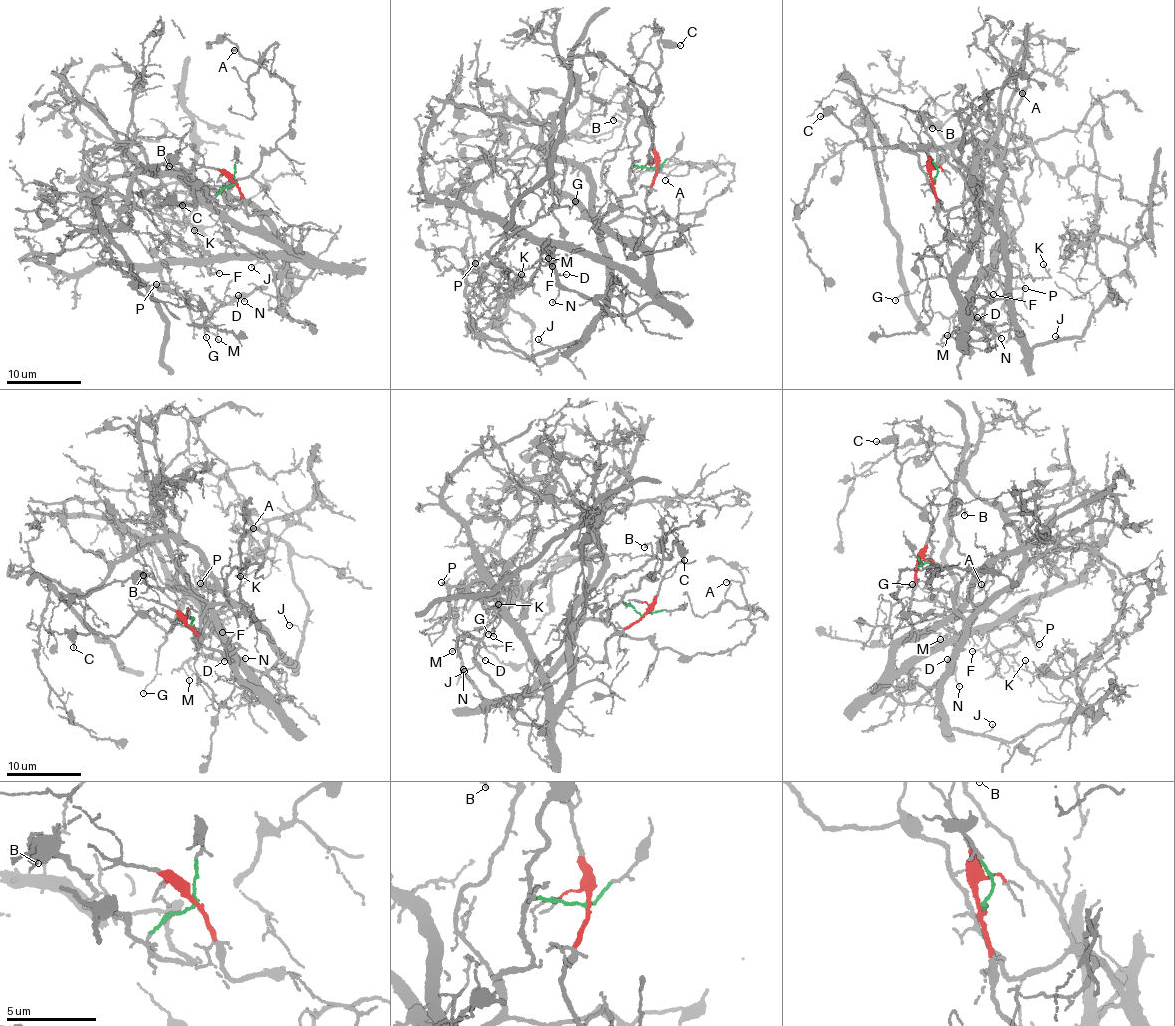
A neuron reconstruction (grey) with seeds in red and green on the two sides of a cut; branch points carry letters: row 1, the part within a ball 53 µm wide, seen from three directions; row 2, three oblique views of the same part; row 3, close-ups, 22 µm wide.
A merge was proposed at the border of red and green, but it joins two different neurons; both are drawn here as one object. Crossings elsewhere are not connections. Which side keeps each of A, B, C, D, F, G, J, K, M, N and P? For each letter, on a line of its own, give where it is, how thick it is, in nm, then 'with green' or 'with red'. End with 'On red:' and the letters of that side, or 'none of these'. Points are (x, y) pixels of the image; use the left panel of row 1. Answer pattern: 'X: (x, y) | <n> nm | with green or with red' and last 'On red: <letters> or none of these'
A: (234, 50) | 100 nm | with green
B: (169, 166) | 150 nm | with green
C: (182, 205) | 240 nm | with green
D: (238, 295) | 90 nm | with red
F: (219, 273) | 120 nm | with red
G: (206, 337) | 90 nm | with red
J: (251, 267) | 120 nm | with green
K: (194, 230) | 110 nm | with red
M: (218, 339) | 140 nm | with red
N: (244, 301) | 100 nm | with red
P: (156, 284) | 160 nm | with red
On red: D, F, G, K, M, N, P

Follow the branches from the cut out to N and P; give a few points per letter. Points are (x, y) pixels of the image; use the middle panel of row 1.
N: (656, 168), (645, 197), (654, 229), (631, 238), (646, 253), (652, 301), (622, 315), (564, 289), (552, 303)
P: (656, 168), (645, 197), (654, 229), (644, 237), (631, 238), (644, 255), (645, 278), (510, 230), (474, 263)

